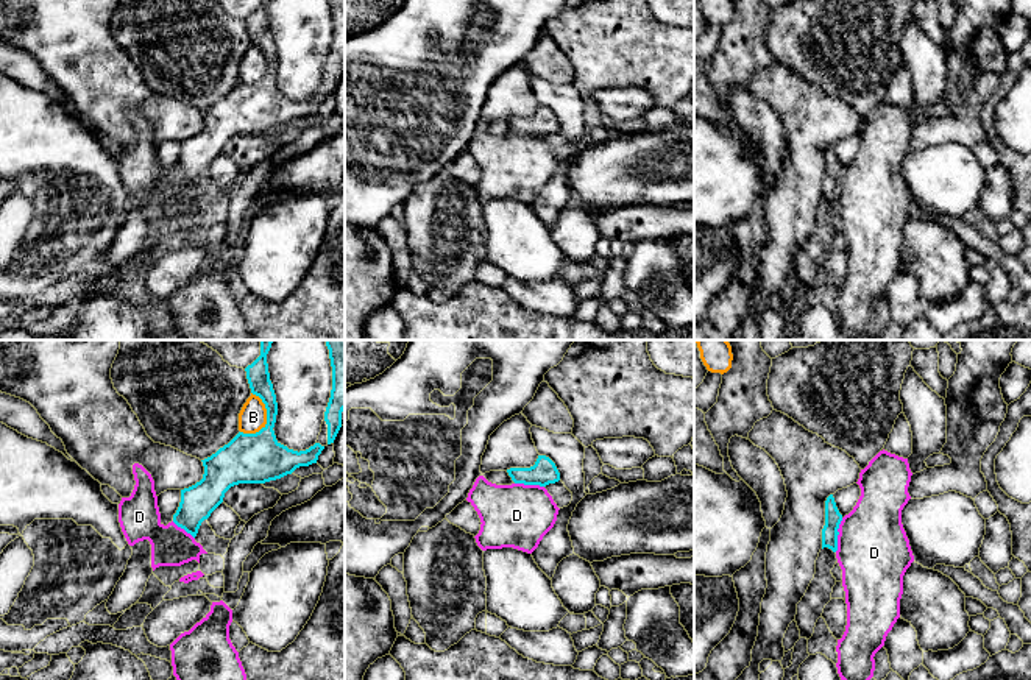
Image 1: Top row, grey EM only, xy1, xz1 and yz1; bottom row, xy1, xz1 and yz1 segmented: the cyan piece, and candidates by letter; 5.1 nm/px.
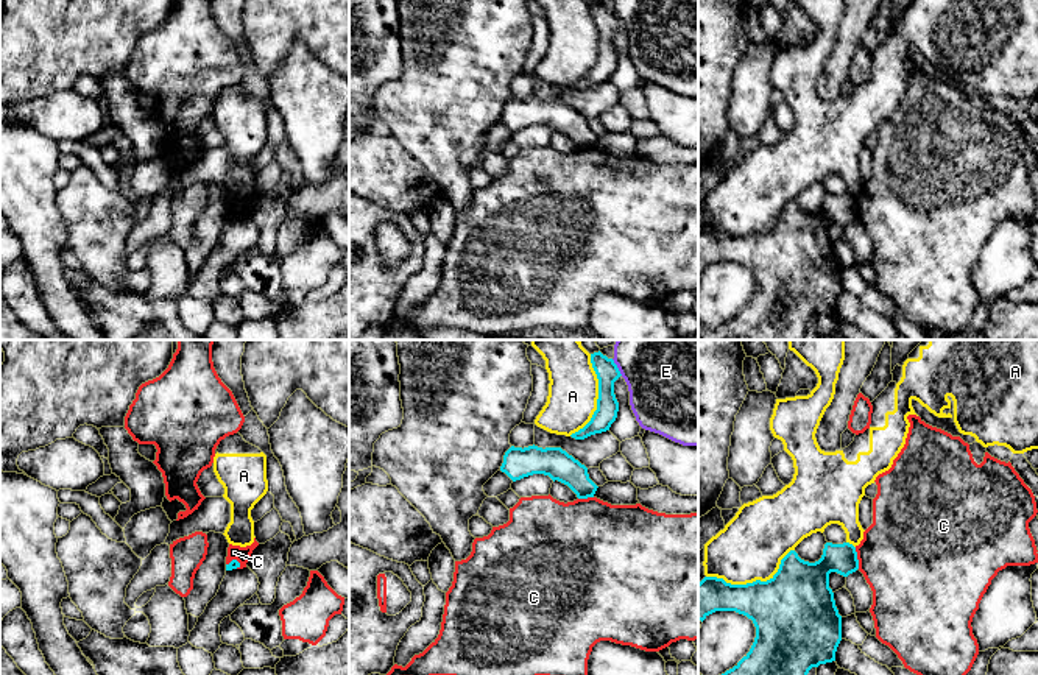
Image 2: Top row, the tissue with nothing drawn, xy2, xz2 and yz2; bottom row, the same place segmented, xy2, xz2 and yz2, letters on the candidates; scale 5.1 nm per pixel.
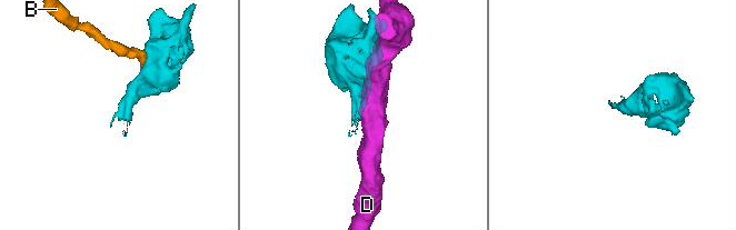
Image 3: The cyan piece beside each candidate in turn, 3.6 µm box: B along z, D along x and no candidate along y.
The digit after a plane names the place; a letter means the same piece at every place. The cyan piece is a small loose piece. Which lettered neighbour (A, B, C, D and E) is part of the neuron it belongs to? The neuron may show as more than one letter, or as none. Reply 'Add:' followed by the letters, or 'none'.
Add: none

